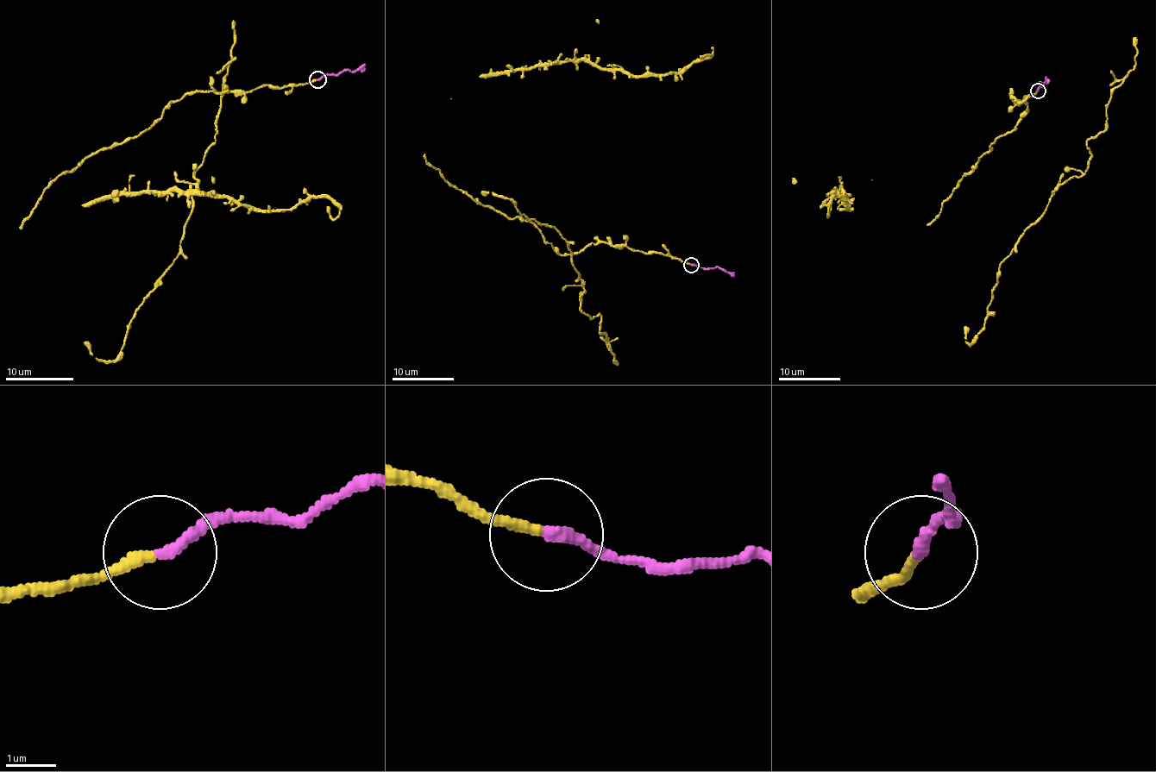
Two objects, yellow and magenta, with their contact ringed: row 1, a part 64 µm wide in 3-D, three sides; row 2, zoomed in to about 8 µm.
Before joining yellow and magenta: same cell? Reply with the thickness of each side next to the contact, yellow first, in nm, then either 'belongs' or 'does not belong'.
calibres 200 and 240 nm; does not belong

